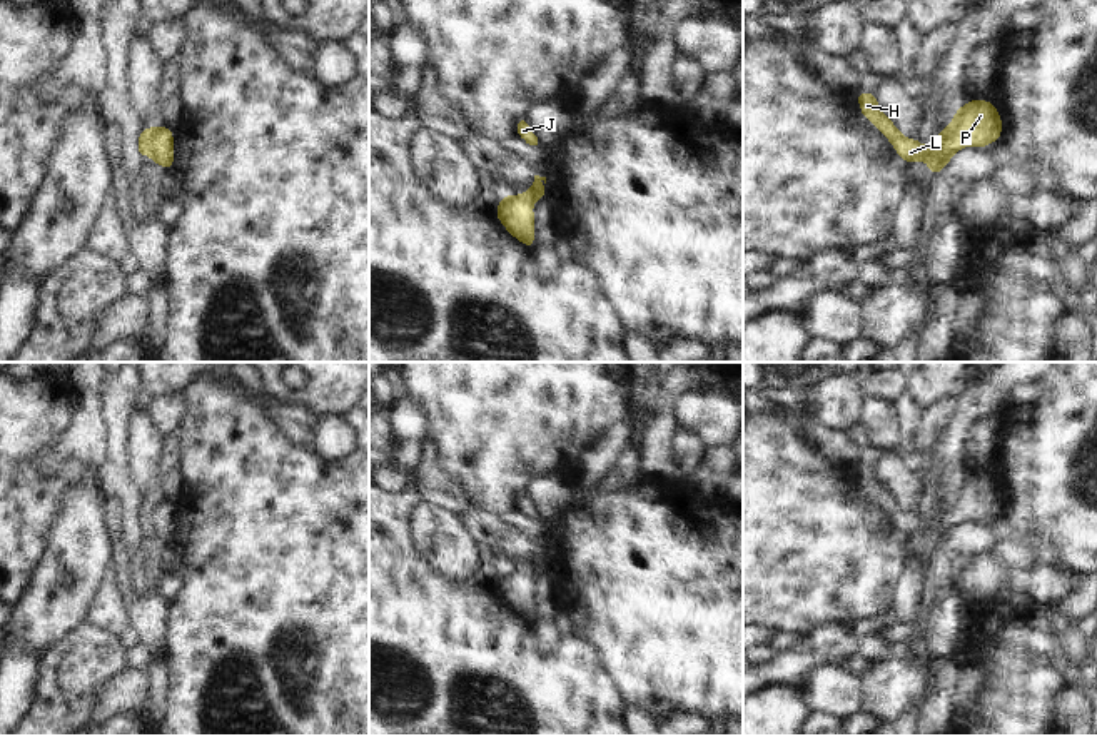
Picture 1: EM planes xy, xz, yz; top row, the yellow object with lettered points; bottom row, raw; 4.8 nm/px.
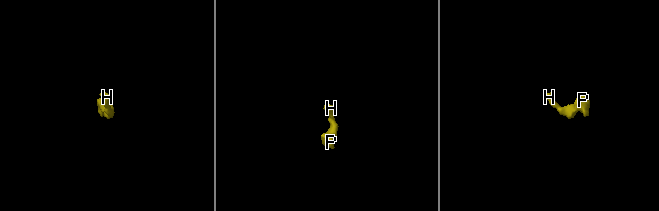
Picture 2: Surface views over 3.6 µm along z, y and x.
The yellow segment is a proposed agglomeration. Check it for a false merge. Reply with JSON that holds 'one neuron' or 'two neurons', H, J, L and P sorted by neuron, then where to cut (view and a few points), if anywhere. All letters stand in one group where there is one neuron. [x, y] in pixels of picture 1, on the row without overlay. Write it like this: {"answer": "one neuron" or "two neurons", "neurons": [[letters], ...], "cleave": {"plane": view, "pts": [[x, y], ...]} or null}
{"answer": "one neuron", "neurons": [["H", "J", "L", "P"]], "cleave": null}

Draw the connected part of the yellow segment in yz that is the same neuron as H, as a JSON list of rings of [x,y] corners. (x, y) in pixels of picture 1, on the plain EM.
[[[860,464],[857,467],[862,489],[877,499],[880,507],[888,512],[895,526],[905,537],[925,534],[933,549],[942,546],[957,524],[980,521],[1002,514],[1002,491],[988,474],[972,472],[953,487],[950,499],[932,514],[930,522],[917,512],[907,512],[898,501],[883,487],[877,476],[877,467]]]

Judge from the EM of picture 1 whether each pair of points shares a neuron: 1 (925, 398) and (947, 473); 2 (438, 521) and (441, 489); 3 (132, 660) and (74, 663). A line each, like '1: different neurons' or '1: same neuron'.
1: different neurons
2: different neurons
3: different neurons

